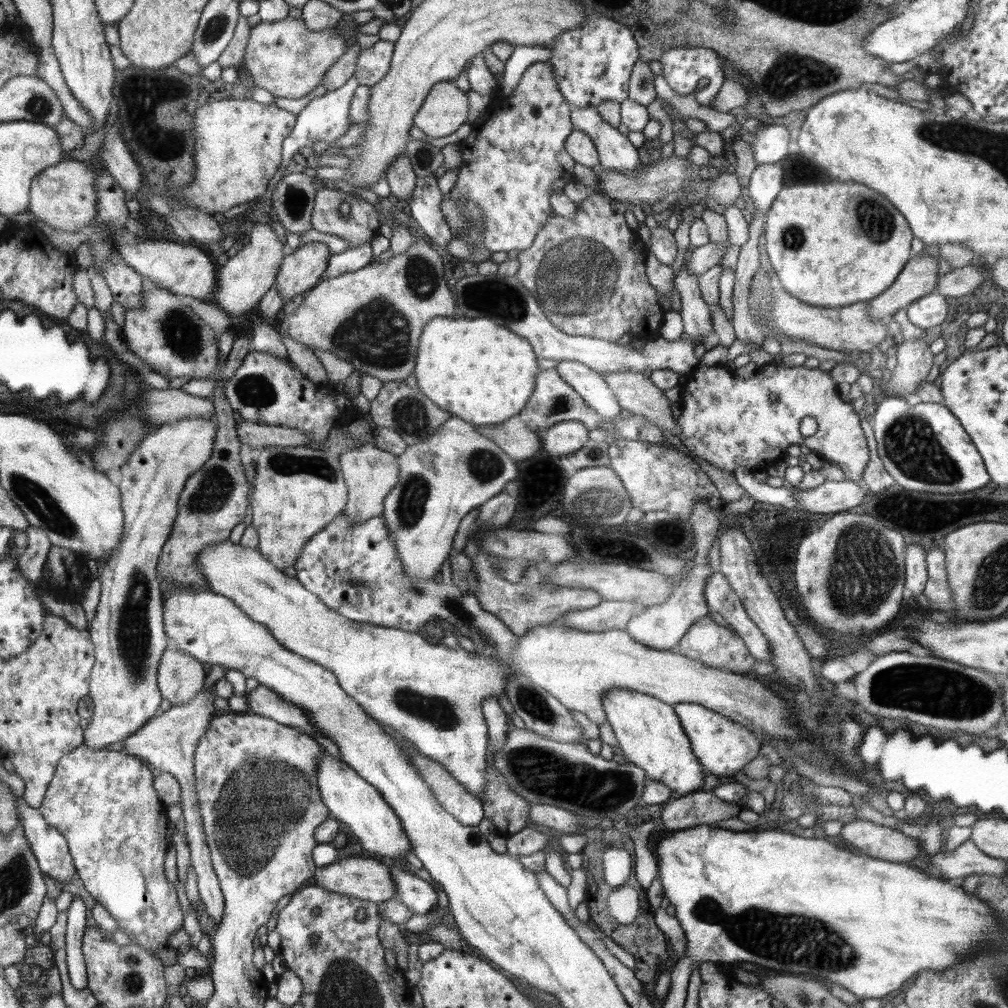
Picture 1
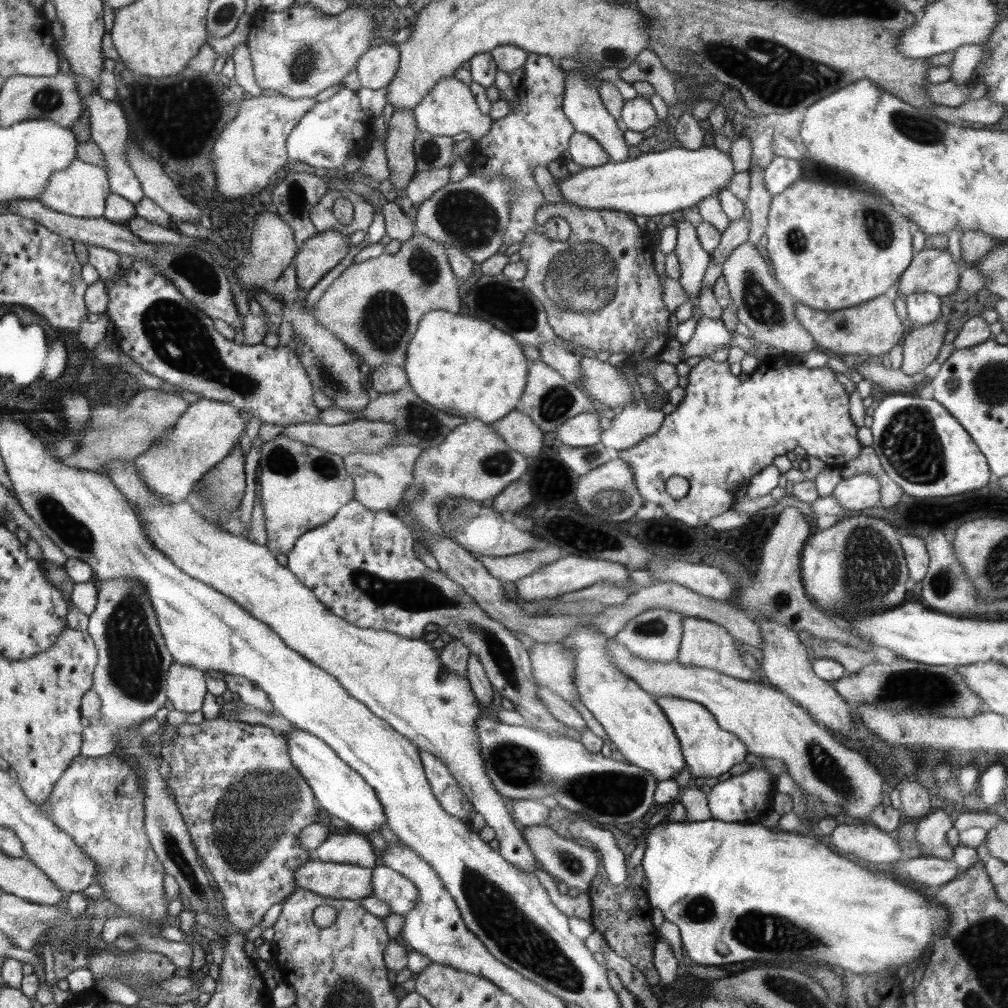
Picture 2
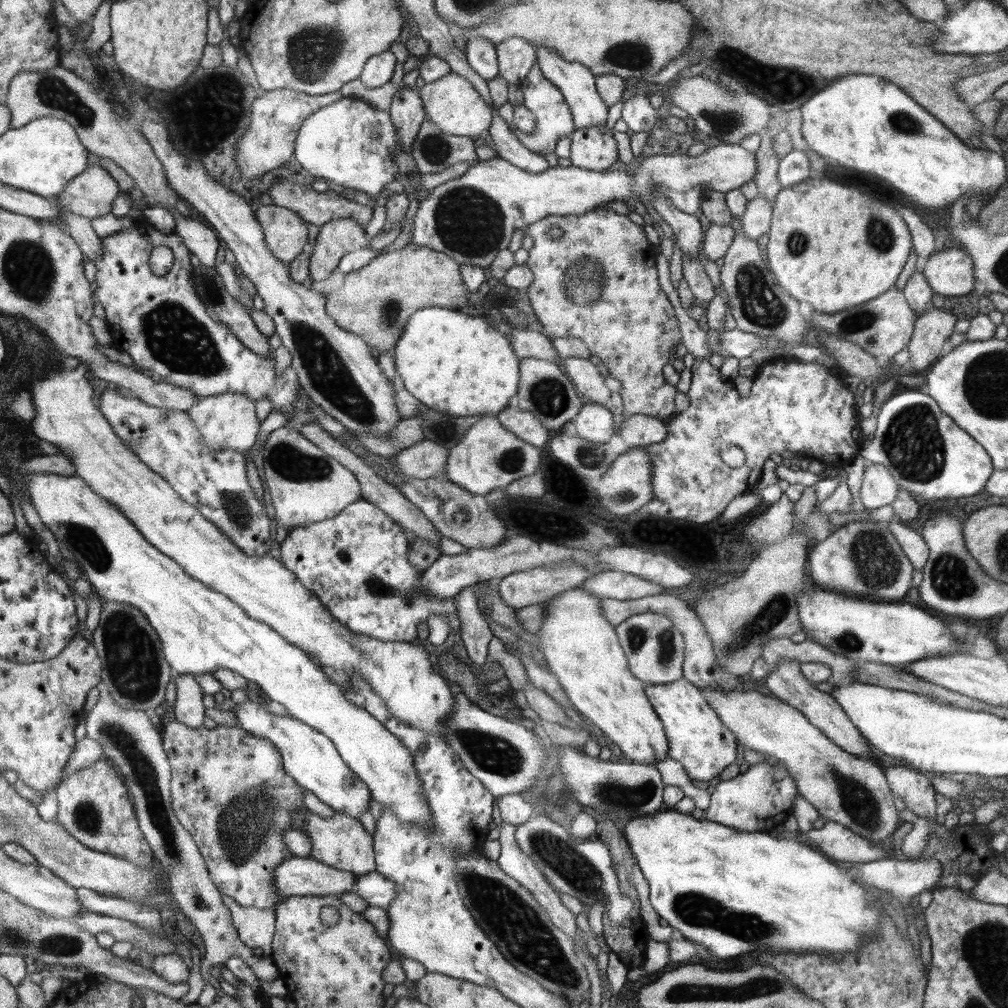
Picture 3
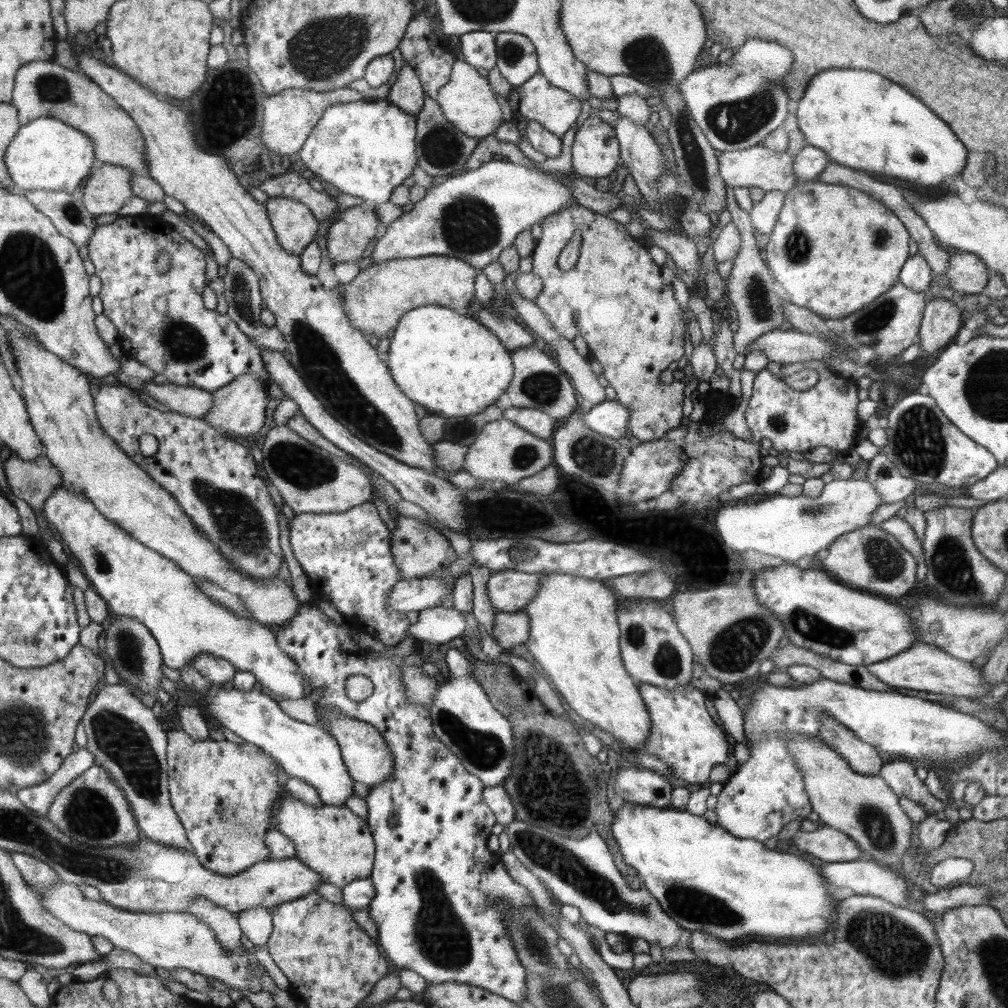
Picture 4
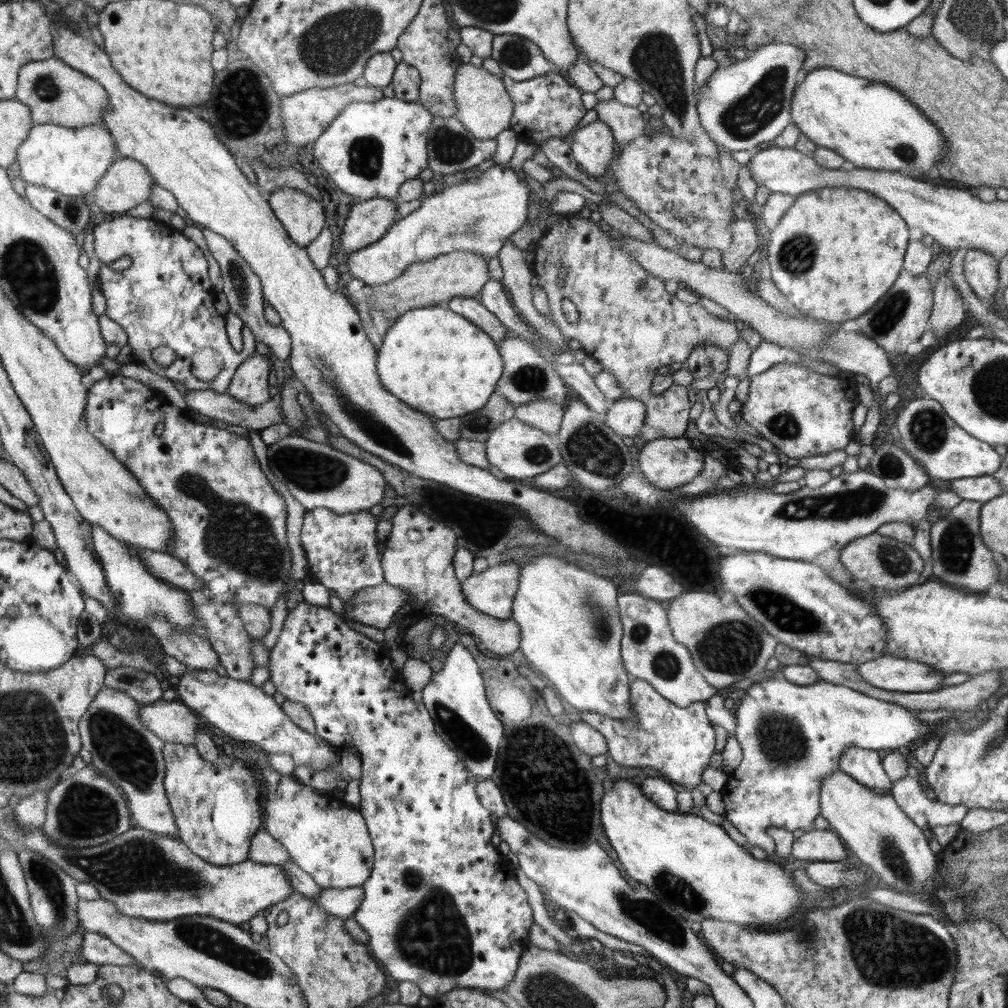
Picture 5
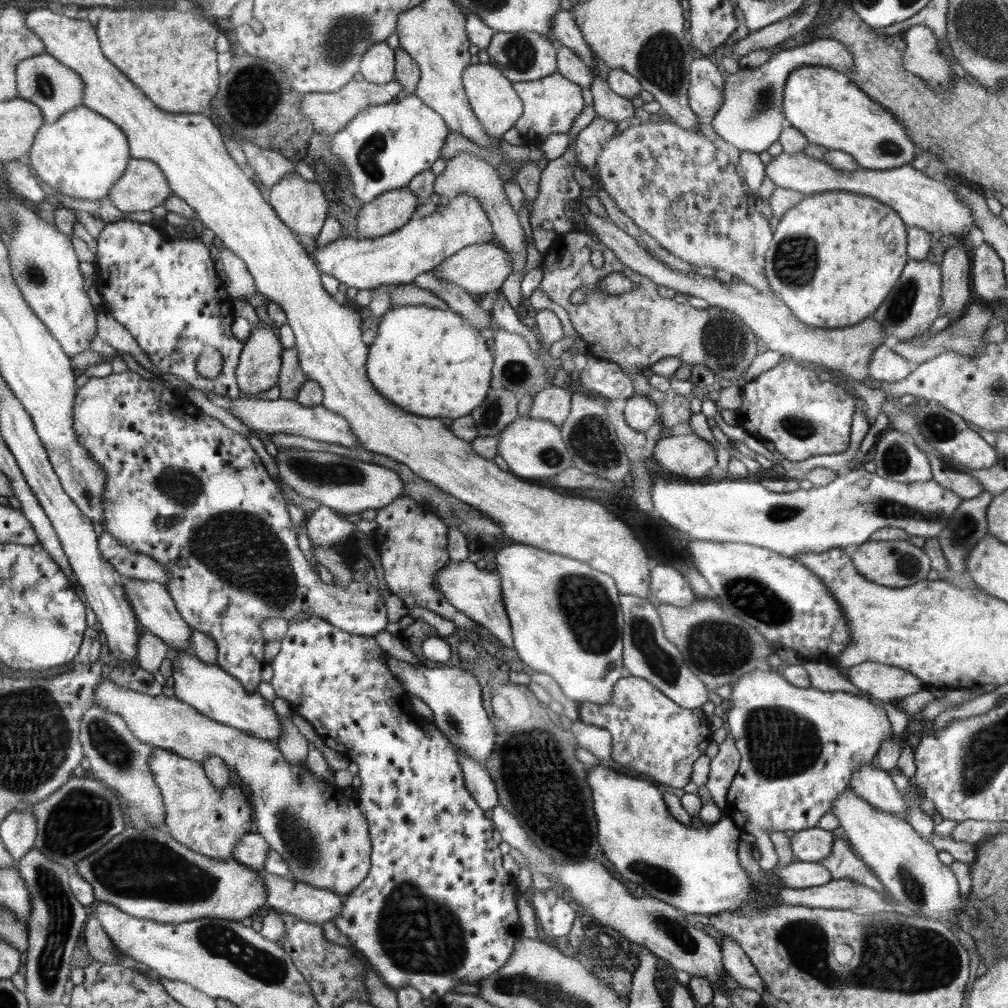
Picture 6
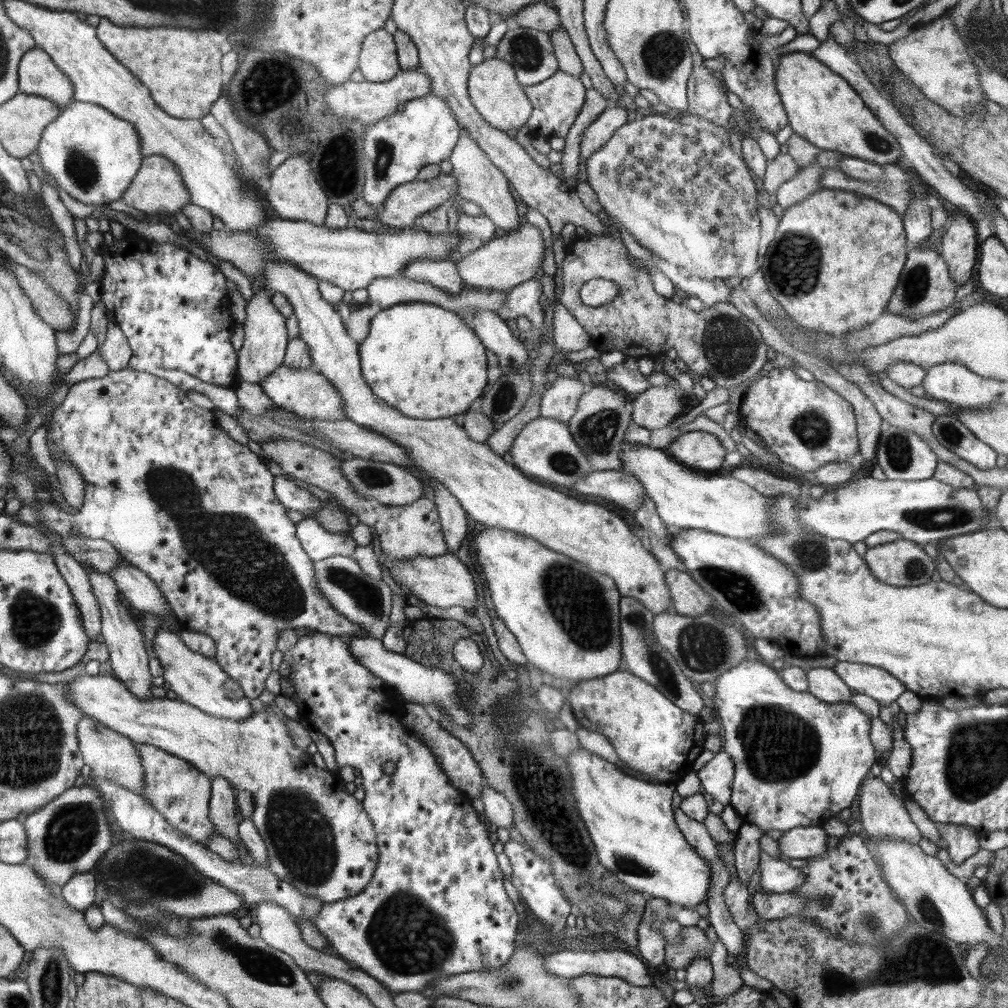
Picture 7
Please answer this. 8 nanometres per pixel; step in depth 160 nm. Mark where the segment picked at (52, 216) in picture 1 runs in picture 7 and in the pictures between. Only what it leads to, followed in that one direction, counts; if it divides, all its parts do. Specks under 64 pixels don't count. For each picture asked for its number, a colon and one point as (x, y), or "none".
2: (81, 190)
3: (91, 194)
4: (108, 189)
5: (127, 183)
6: (143, 186)
7: (158, 187)

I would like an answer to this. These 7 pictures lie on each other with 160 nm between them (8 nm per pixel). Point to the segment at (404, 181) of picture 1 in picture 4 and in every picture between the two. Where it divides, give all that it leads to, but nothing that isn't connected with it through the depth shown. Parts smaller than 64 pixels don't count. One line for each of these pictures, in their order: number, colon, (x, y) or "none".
2: (399, 146)
3: (407, 112)
4: (407, 92)

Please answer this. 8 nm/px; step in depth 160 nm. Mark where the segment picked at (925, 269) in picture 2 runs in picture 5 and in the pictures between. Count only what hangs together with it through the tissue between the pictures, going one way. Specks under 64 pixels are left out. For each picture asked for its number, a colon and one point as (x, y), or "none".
3: (950, 272)
4: (966, 273)
5: (980, 268)

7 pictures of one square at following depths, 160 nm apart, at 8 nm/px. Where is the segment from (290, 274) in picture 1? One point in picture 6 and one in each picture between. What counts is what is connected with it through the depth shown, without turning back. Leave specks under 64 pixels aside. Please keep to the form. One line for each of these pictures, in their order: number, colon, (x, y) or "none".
2: (315, 257)
3: (338, 237)
4: (347, 236)
5: (368, 220)
6: (388, 212)

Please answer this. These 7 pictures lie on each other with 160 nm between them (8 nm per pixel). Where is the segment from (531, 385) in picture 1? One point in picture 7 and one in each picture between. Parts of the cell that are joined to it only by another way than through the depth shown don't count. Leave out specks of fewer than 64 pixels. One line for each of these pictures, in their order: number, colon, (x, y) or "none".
2: (464, 366)
3: (450, 361)
4: (445, 360)
5: (433, 359)
6: (429, 361)
7: (403, 359)

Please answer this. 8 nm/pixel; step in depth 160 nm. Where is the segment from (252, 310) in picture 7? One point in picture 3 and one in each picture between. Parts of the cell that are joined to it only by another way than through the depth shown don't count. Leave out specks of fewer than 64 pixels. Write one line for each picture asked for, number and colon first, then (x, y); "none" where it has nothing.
3: (228, 421)
4: (238, 408)
5: (249, 385)
6: (258, 370)

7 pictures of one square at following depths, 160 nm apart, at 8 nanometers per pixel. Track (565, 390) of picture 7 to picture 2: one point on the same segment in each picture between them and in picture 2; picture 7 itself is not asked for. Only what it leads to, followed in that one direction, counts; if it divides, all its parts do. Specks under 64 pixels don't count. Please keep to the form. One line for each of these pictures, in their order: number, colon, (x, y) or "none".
2: (519, 432)
3: (525, 425)
4: (538, 422)
5: (543, 414)
6: (552, 404)

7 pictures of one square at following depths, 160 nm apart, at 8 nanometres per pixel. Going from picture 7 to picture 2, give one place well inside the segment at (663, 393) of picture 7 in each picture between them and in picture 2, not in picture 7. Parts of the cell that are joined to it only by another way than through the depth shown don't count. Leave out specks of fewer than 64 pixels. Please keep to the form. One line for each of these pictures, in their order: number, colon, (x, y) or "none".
2: (584, 429)
3: (594, 422)
4: (609, 418)
5: (626, 416)
6: (639, 412)

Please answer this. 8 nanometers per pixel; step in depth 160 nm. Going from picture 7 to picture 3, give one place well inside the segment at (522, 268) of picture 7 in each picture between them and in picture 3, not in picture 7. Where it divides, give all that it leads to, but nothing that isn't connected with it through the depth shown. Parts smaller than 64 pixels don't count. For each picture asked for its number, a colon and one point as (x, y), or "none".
3: (375, 302)
4: (374, 302)
5: (460, 273)
6: (480, 268)

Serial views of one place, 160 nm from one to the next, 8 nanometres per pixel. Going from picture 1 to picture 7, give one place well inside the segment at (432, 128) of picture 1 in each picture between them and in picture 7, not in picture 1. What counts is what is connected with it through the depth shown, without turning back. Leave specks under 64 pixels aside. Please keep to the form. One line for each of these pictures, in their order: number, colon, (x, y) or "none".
2: (449, 108)
3: (451, 102)
4: (467, 100)
5: (484, 107)
6: (491, 95)
7: (493, 88)

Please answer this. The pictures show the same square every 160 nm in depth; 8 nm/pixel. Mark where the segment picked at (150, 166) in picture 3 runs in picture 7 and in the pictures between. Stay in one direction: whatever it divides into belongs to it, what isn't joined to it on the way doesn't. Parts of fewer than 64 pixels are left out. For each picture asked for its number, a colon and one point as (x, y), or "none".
4: (45, 88)
5: (55, 93)
6: (56, 89)
7: (38, 75)

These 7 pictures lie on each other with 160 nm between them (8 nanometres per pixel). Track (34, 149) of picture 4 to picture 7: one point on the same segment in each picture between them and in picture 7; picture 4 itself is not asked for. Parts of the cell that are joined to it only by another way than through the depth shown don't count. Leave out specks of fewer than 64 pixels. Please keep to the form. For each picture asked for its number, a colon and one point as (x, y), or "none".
5: (71, 161)
6: (82, 154)
7: (93, 155)

